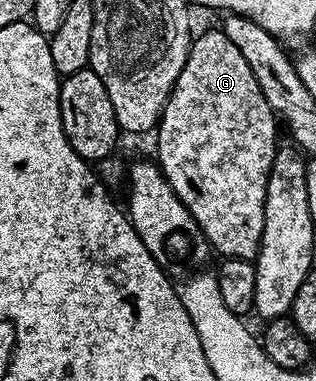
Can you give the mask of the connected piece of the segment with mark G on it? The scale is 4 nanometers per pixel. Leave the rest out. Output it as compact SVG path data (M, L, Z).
M220 28L209 29L198 37L196 34L183 71L173 84L161 120L157 122L155 161L171 183L175 195L179 195L187 211L191 211L206 242L210 246L213 244L222 253L222 258L253 261L257 256L263 235L267 179L279 148L277 125L279 129L278 118L267 99L263 99L263 91L259 91L259 83L239 47L235 47Z

